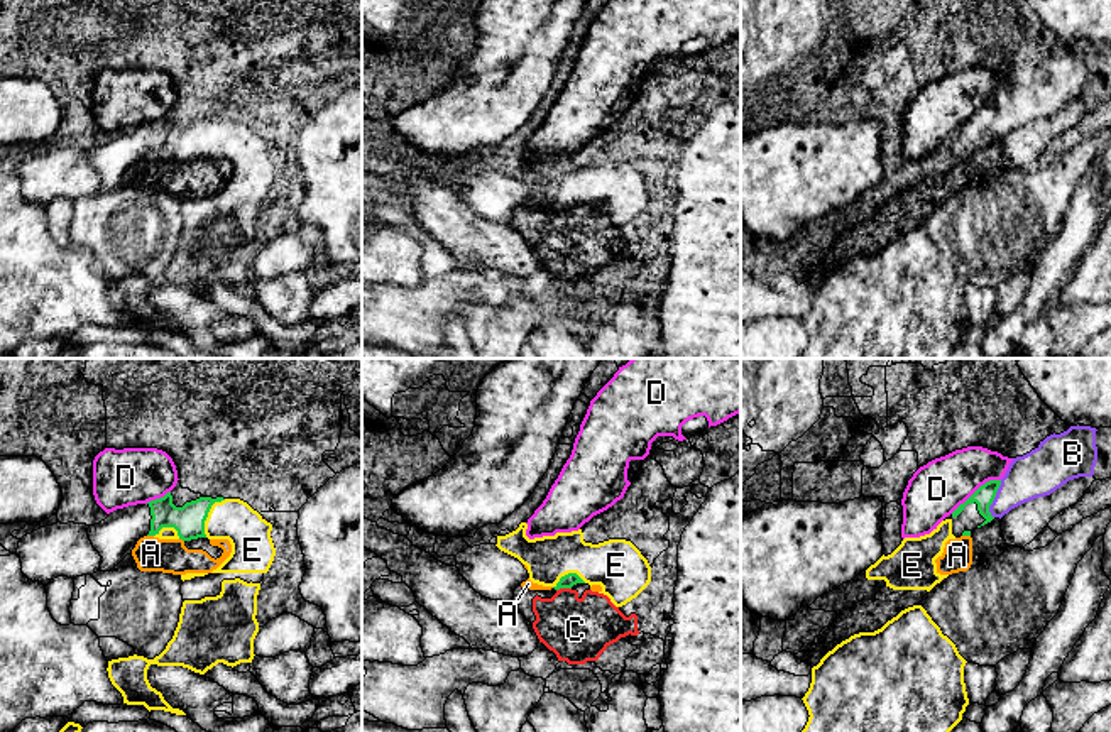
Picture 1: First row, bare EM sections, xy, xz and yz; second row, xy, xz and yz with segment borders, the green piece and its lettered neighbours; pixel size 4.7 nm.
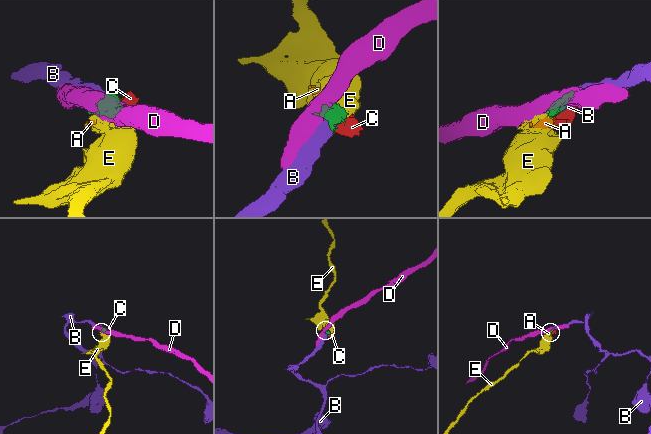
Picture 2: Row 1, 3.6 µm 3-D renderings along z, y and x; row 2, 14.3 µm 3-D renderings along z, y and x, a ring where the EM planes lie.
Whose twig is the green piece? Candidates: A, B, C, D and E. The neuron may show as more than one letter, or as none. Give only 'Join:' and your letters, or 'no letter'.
Join: B, E

